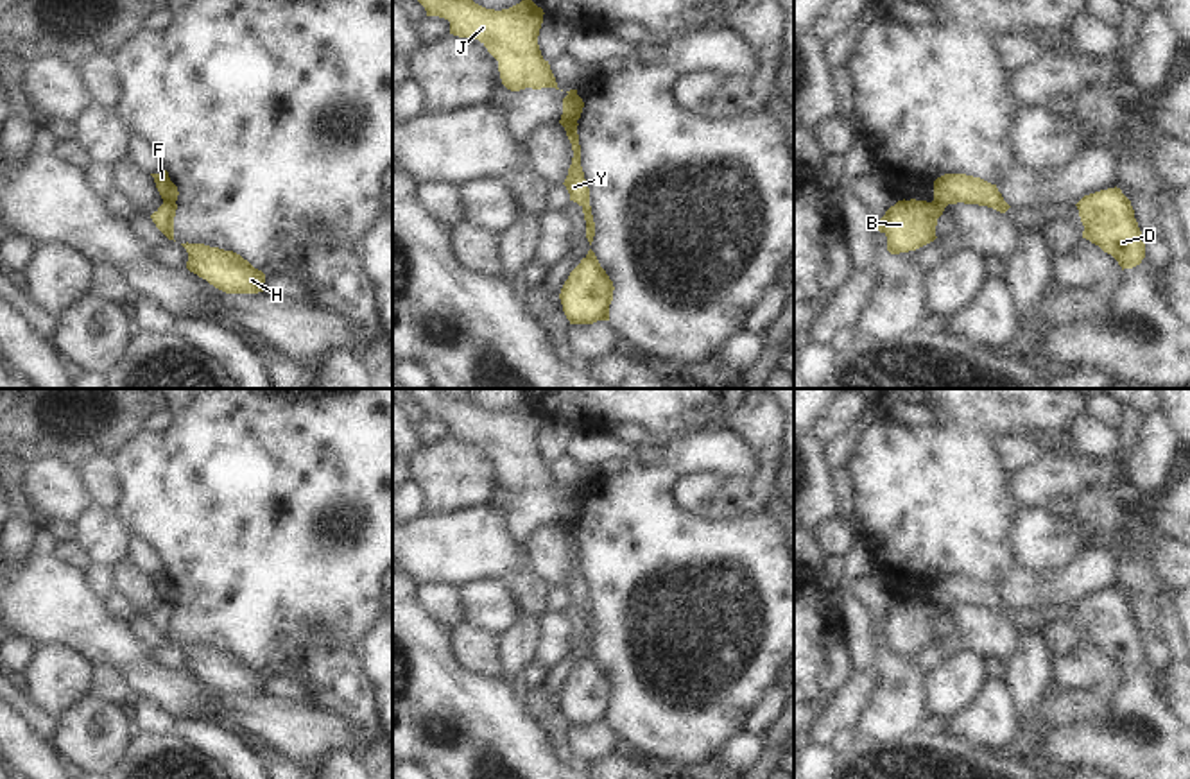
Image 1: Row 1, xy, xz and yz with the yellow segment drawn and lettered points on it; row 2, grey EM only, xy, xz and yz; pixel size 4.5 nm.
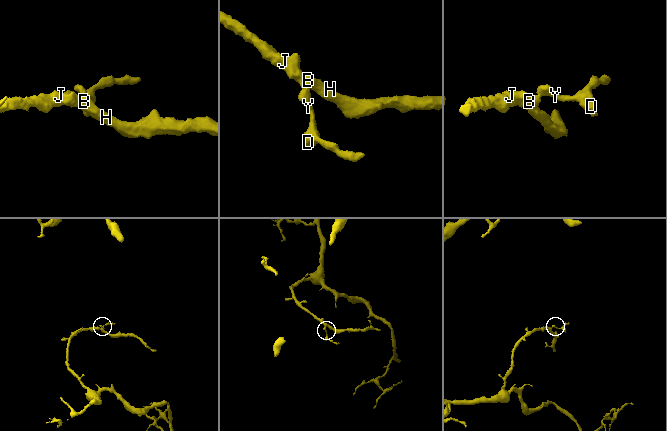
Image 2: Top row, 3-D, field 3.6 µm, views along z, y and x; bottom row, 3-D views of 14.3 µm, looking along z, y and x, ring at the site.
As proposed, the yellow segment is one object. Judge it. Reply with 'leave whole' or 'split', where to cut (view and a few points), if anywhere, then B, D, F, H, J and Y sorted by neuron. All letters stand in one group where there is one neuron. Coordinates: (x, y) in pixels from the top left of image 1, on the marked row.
split; cut in xy along (163, 201), (174, 203); B H J / D F Y

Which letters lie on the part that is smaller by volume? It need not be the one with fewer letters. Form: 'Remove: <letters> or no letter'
Remove: D, F, Y

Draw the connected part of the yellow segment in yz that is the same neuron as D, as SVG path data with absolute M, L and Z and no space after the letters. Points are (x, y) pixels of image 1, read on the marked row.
M1120 188L1084 195L1075 206L1084 226L1082 238L1111 254L1122 270L1142 263L1145 244L1131 201Z

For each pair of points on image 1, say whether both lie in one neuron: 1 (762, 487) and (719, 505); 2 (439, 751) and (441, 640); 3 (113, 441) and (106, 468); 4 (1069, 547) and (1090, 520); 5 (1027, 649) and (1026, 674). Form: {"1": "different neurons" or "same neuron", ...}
{"1": "same neuron", "2": "same neuron", "3": "different neurons", "4": "different neurons", "5": "same neuron"}

